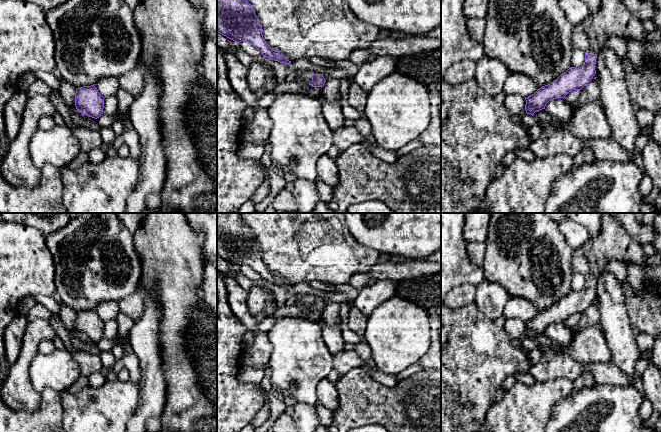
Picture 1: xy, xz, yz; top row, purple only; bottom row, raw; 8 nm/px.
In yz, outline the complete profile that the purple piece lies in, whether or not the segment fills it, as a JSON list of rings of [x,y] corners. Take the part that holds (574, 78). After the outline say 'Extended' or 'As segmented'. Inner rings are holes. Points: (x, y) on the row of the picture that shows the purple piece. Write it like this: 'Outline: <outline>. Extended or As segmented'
Outline: [[[601,0],[600,7],[596,13],[589,12],[588,16],[580,23],[573,26],[572,43],[574,47],[580,48],[585,52],[585,62],[579,67],[571,67],[562,73],[556,80],[548,85],[542,86],[534,94],[525,98],[525,110],[527,114],[534,115],[535,112],[545,109],[546,104],[556,98],[565,98],[573,90],[581,90],[586,86],[596,74],[595,64],[597,54],[606,45],[610,36],[630,36],[637,39],[646,47],[654,59],[661,60],[661,43],[647,42],[645,40],[647,32],[644,30],[642,22],[636,18],[626,7],[622,0]]]. Extended

